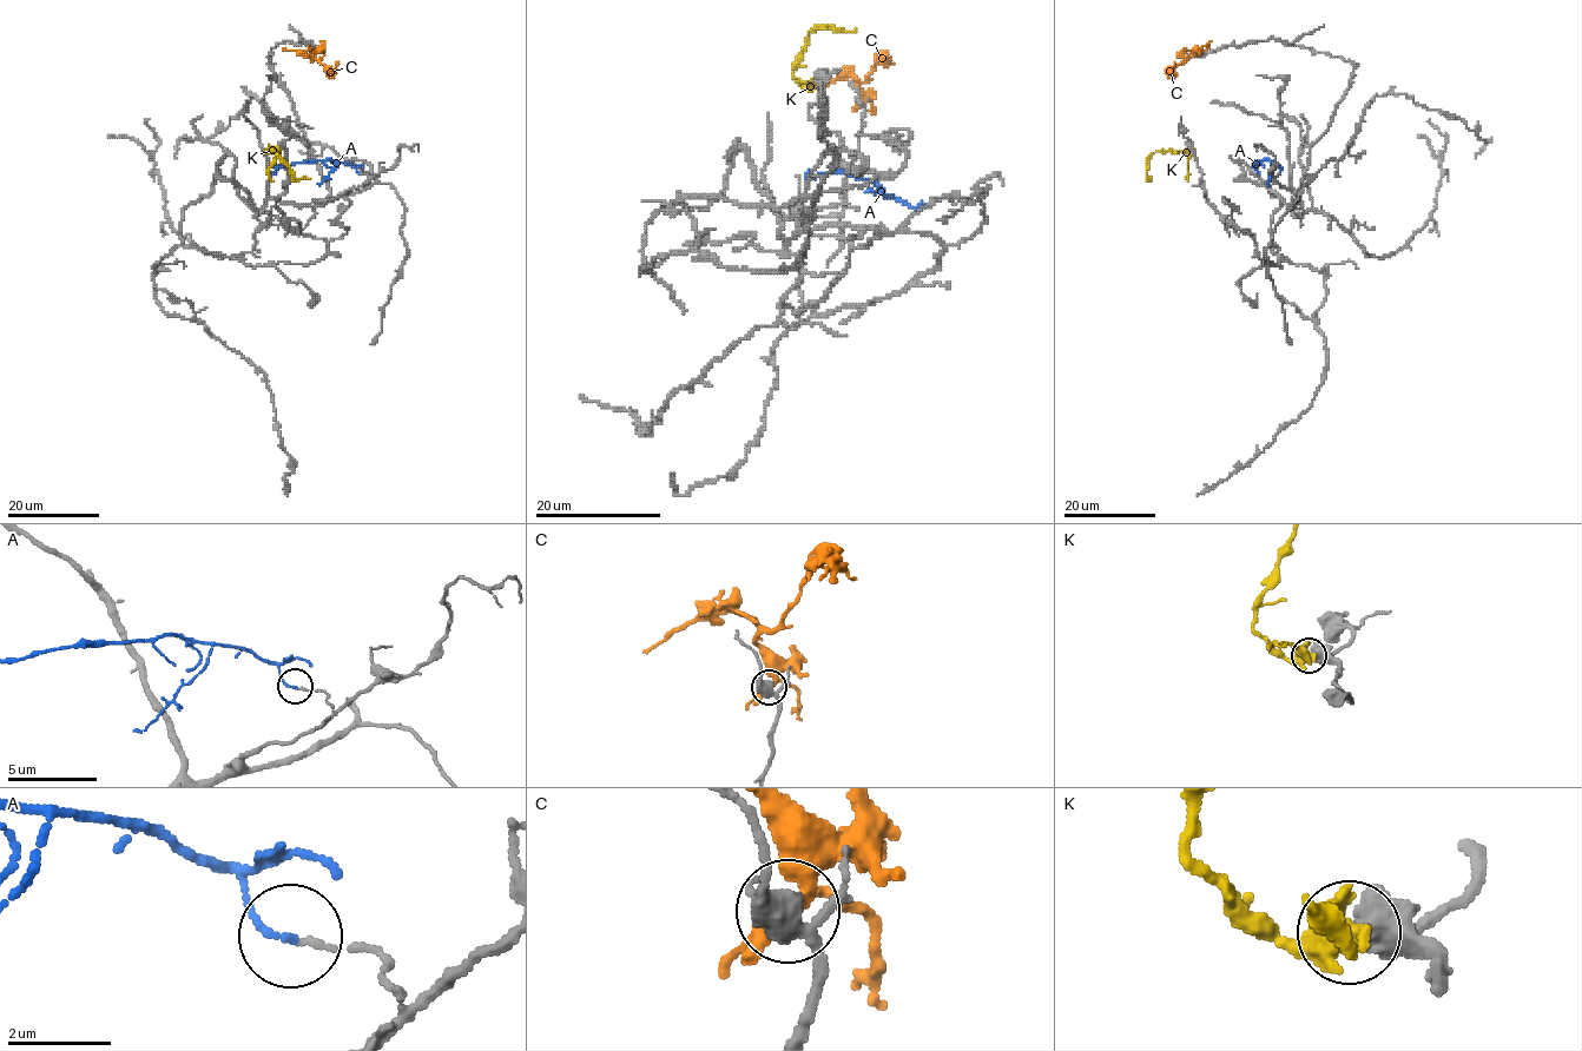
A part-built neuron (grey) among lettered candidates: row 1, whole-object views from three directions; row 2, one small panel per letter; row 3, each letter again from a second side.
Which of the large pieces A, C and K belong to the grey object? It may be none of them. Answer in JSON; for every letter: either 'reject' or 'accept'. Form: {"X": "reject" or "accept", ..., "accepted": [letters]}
{"A": "reject", "C": "reject", "K": "reject", "accepted": []}

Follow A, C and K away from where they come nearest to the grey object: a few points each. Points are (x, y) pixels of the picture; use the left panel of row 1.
A: (358, 172), (343, 162), (327, 159), (278, 165), (275, 173)
C: (314, 52), (311, 57), (327, 68), (333, 70), (337, 61)
K: (278, 147), (263, 152), (275, 153), (295, 178), (310, 179)

